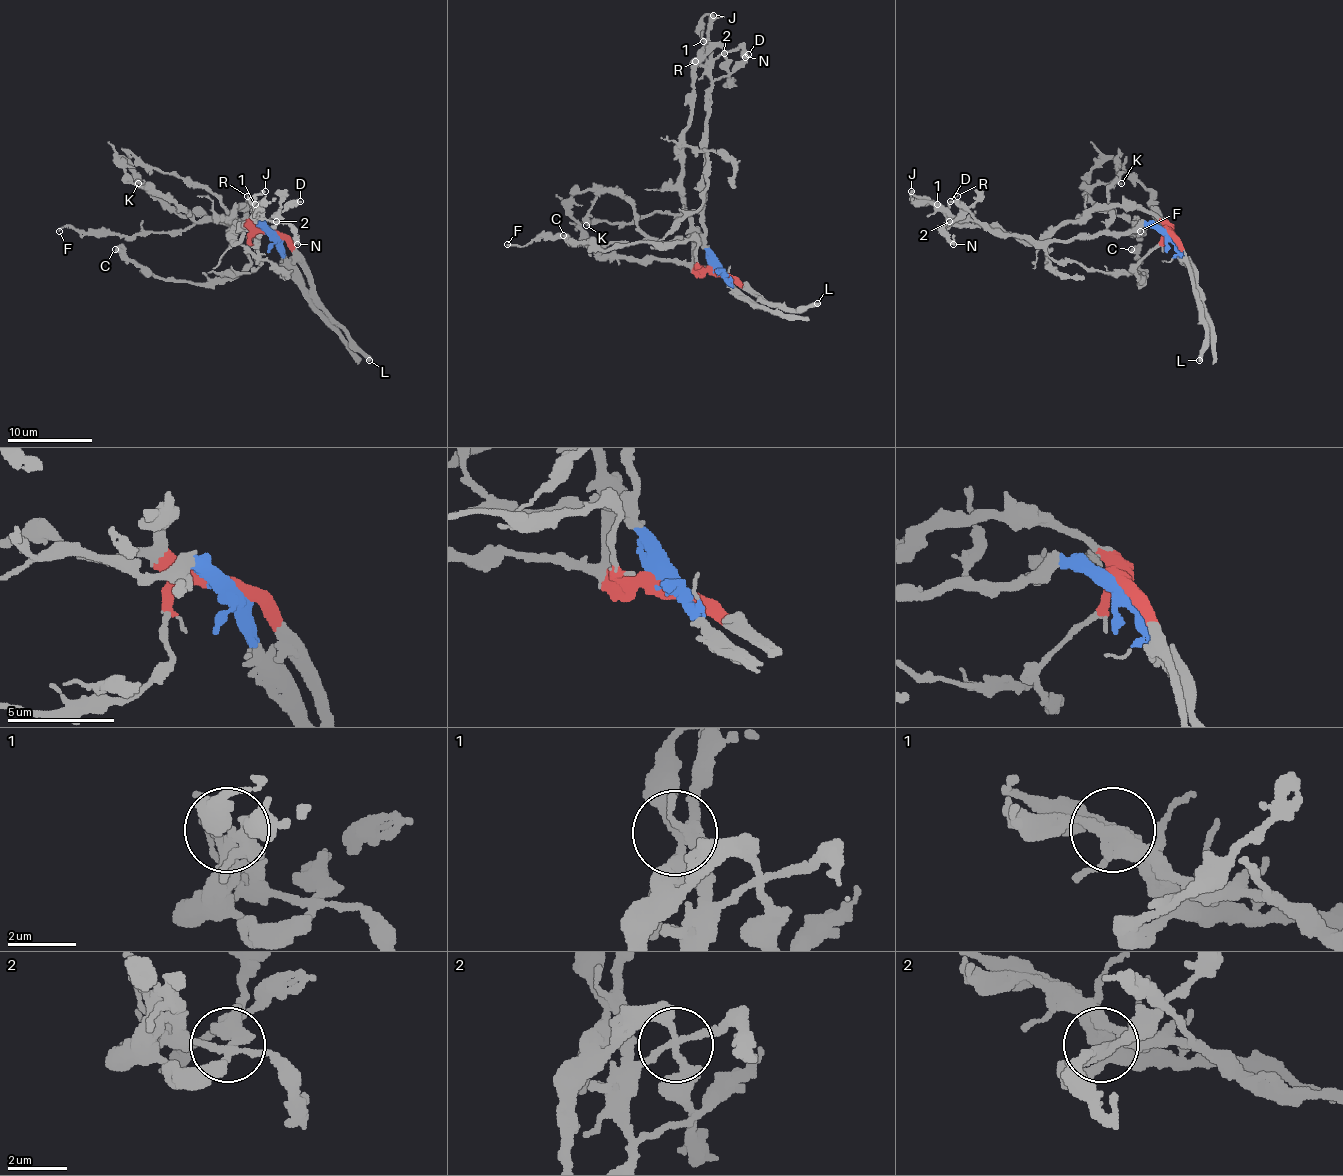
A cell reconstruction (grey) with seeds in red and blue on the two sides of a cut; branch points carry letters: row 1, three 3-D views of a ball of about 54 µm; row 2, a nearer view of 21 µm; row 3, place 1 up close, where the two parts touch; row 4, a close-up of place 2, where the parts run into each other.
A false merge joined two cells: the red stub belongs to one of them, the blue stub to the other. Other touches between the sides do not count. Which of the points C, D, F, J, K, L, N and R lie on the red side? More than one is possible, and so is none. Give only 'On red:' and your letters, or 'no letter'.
On red: C, J, L, R

